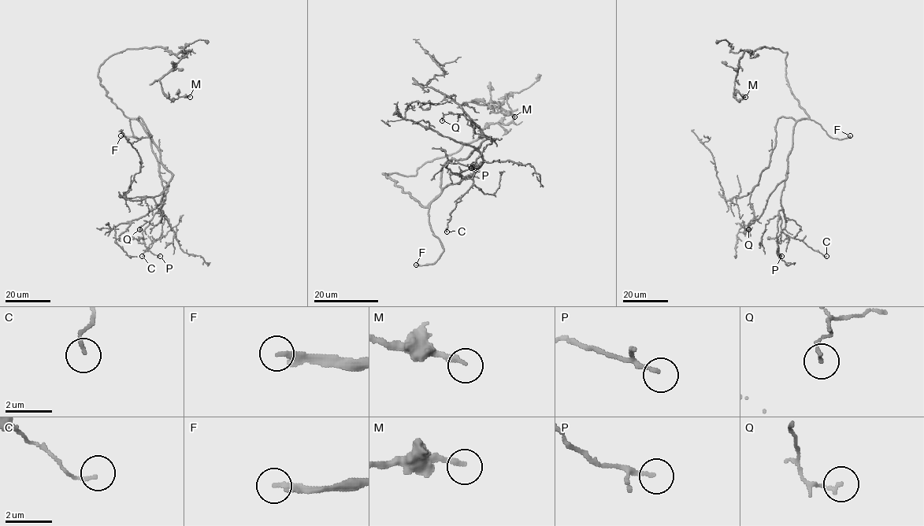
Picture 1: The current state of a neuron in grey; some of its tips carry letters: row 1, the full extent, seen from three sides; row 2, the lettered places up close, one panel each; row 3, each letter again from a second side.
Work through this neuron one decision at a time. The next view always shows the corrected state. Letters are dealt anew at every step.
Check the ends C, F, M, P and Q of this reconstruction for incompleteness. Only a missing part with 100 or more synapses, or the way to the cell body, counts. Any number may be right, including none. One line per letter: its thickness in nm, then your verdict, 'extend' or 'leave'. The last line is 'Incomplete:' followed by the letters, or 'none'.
C: calibre 110 nm; leave
F: calibre 220 nm; extend
M: calibre 220 nm; leave
P: calibre 150 nm; leave
Q: calibre 130 nm; leave
Incomplete: F

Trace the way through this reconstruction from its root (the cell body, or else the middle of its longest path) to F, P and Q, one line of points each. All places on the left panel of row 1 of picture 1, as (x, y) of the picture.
F: (128, 117), (132, 135), (140, 139), (120, 135)
P: (128, 117), (136, 119), (150, 136), (151, 150), (158, 164), (165, 200), (142, 234), (144, 245), (160, 256)
Q: (128, 117), (142, 119), (161, 164), (172, 174), (161, 199), (162, 219), (156, 225), (146, 222), (139, 229)

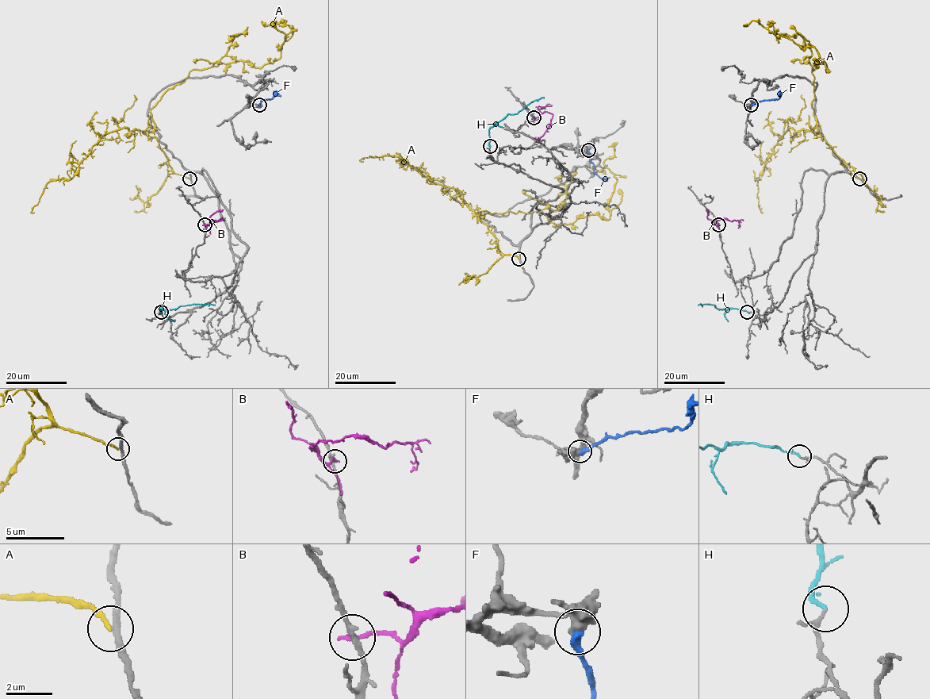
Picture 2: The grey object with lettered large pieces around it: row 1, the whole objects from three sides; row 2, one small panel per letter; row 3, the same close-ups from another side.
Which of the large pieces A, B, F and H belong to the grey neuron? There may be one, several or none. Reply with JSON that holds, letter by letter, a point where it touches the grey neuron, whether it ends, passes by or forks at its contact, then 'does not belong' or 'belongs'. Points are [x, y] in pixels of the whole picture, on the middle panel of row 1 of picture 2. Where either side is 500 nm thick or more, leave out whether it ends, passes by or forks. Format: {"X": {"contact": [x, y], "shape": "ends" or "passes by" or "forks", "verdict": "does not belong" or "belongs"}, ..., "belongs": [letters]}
{"A": {"contact": [518, 259], "shape": "ends", "verdict": "does not belong"}, "B": {"contact": [533, 117], "shape": "ends", "verdict": "does not belong"}, "F": {"contact": [588, 150], "shape": "ends", "verdict": "belongs"}, "H": {"contact": [490, 146], "shape": "ends", "verdict": "belongs"}, "belongs": ["F", "H"]}

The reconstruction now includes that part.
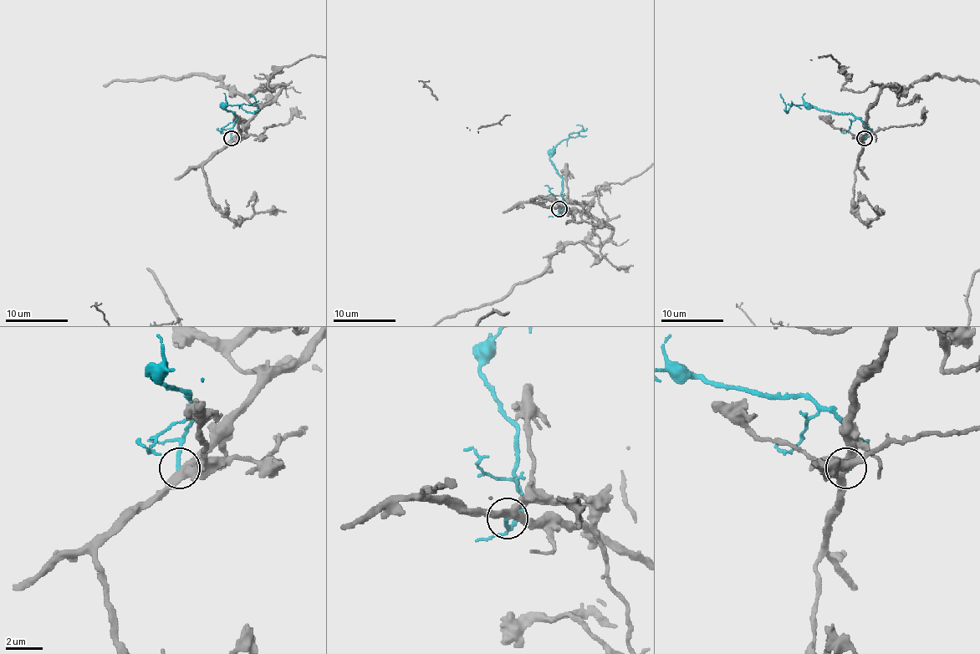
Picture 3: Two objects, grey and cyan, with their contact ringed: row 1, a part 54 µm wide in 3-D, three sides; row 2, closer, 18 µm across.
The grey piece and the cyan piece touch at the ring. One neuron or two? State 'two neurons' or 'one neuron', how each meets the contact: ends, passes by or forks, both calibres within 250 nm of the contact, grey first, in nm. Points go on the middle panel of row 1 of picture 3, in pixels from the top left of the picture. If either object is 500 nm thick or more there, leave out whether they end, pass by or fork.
two neurons; grey forks there; cyan ends there; 360 nm thick on the grey side, 240 nm on the other

